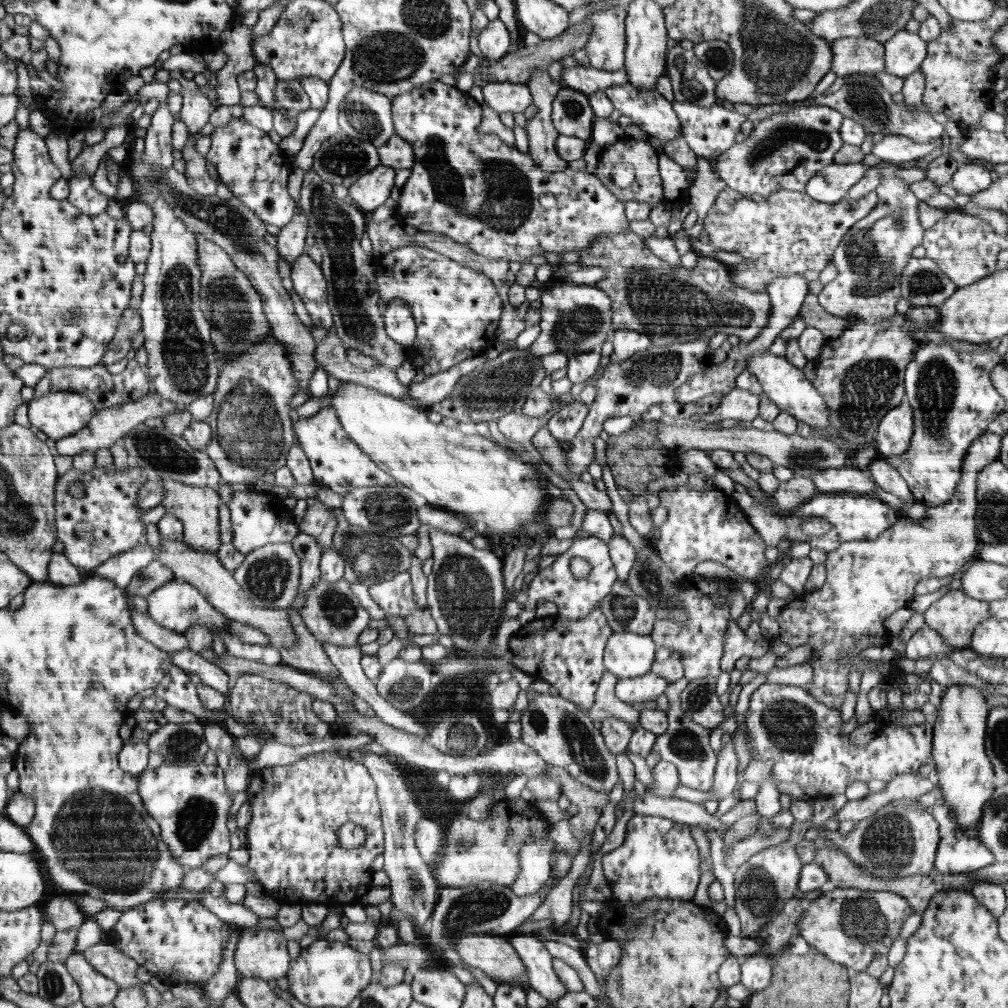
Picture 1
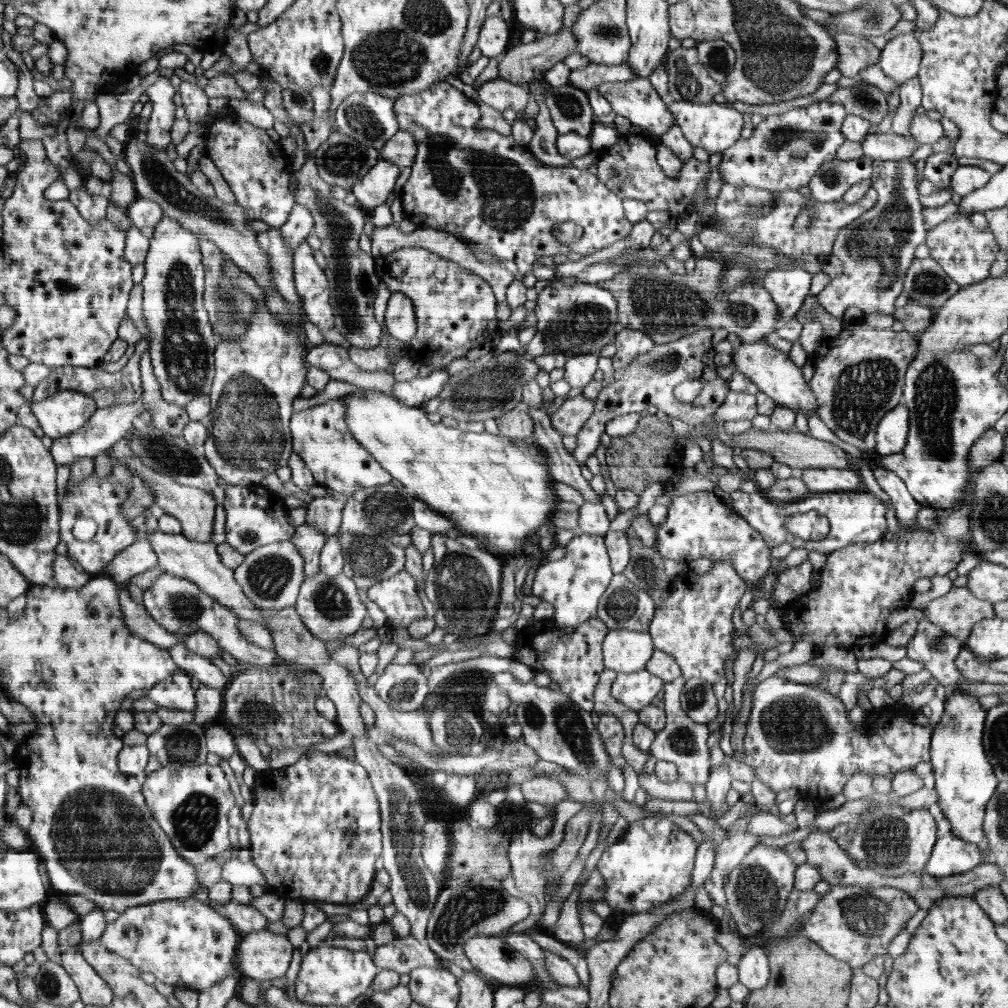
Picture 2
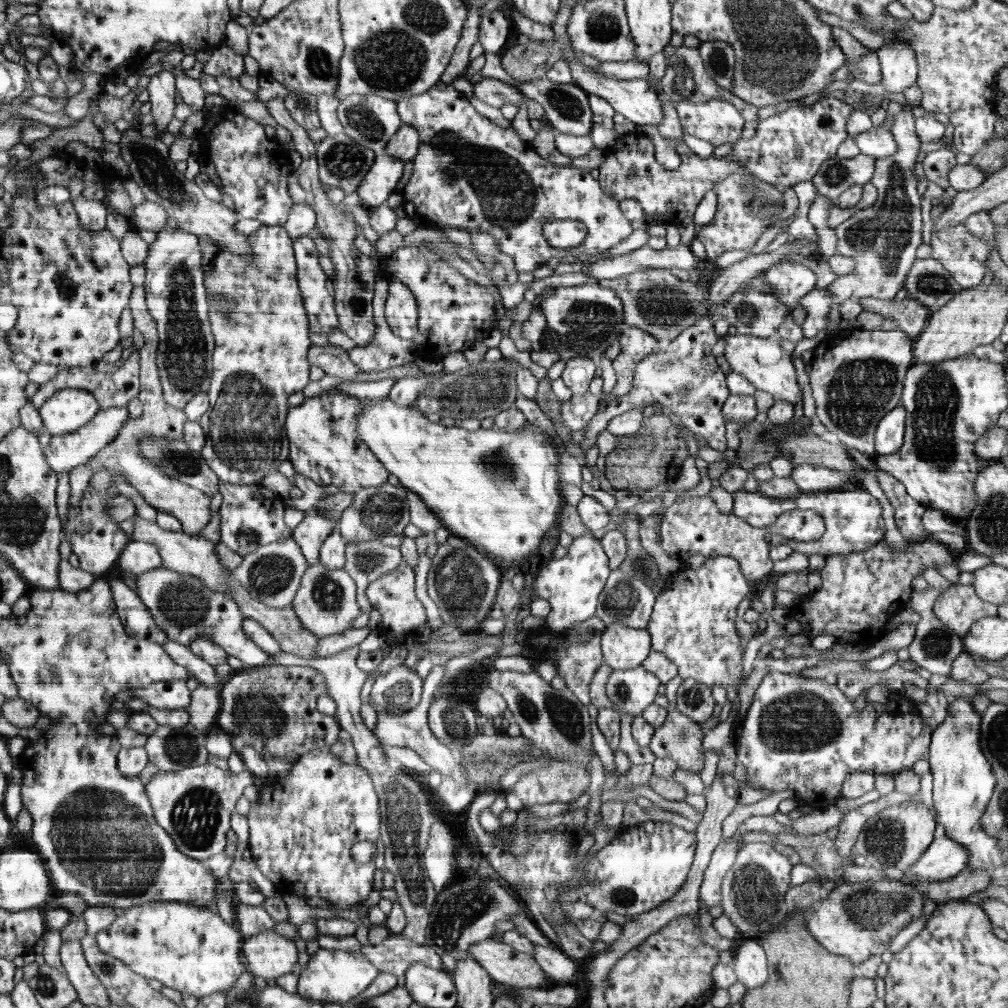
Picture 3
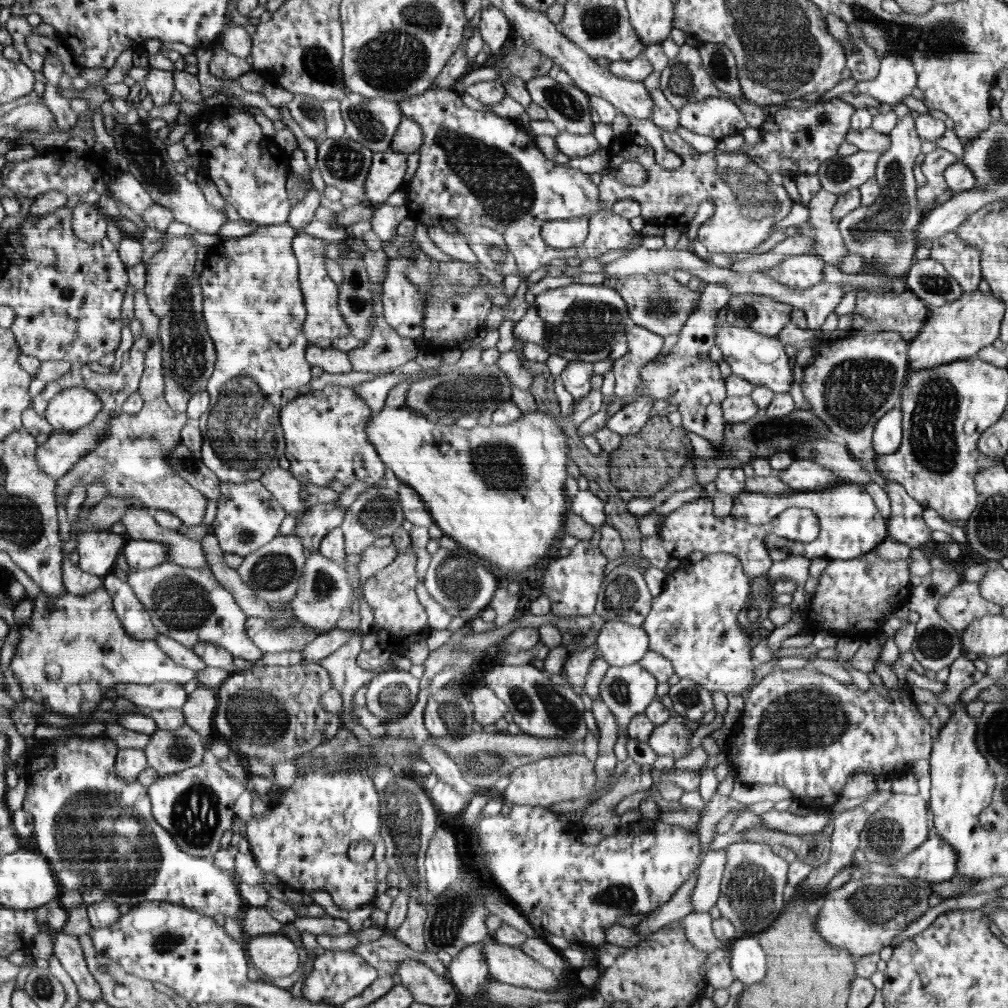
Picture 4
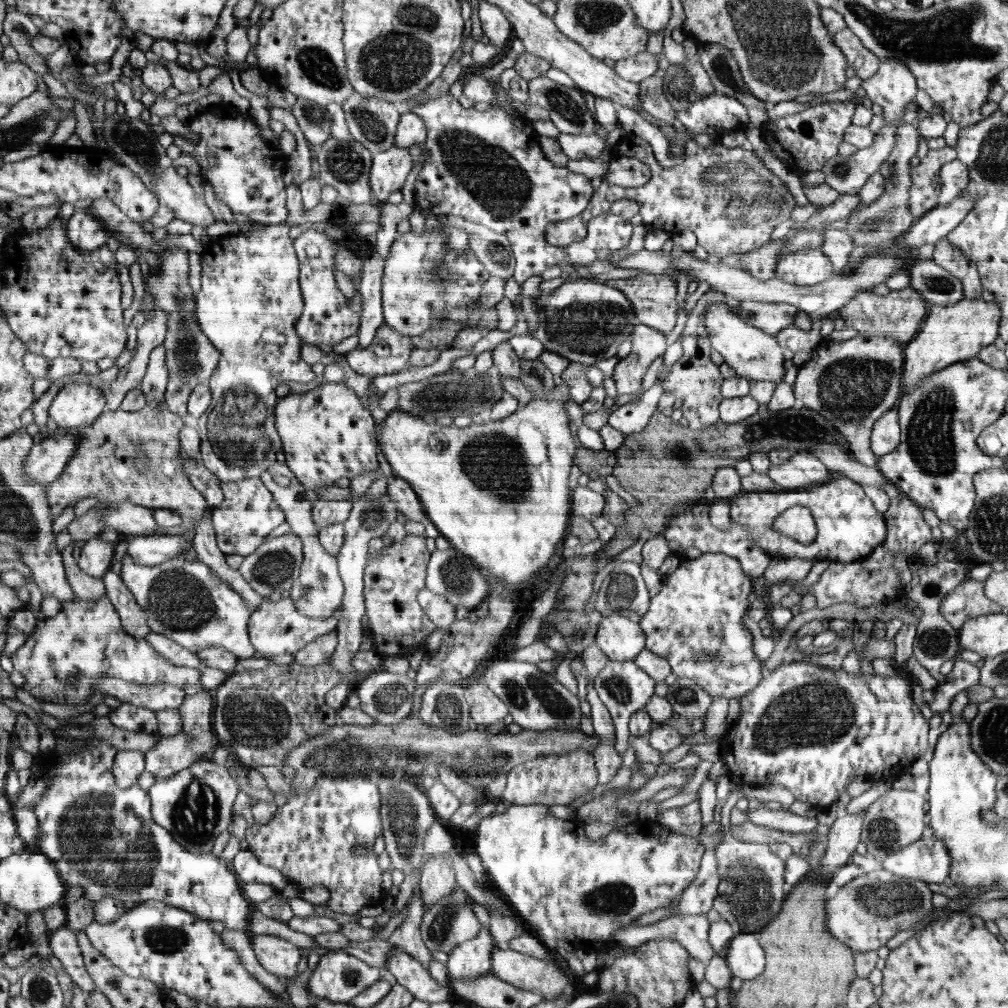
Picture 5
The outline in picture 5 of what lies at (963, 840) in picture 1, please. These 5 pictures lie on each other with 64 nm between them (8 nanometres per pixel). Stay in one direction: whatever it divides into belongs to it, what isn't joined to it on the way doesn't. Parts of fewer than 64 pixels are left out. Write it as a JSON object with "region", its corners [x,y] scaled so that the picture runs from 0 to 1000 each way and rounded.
{"region":[[[919,819],[909,835],[877,850],[879,863],[923,877],[940,875],[942,858],[943,851],[938,837],[926,827],[923,819]]]}

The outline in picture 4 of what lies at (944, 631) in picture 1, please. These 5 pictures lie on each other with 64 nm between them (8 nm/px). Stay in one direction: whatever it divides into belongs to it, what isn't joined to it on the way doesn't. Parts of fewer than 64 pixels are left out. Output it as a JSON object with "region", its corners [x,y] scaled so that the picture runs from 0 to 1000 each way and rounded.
{"region":[[[956,575],[936,591],[930,601],[933,611],[952,629],[964,615],[976,610],[992,610],[994,604],[973,590],[970,578]]]}

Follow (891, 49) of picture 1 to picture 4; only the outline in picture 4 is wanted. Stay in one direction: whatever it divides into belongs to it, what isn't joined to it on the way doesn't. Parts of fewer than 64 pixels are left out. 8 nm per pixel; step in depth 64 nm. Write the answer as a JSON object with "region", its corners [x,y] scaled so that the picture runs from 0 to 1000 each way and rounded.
{"region":[[[893,50],[875,55],[873,69],[867,79],[849,81],[853,92],[869,98],[878,108],[895,102],[909,85],[907,63]]]}

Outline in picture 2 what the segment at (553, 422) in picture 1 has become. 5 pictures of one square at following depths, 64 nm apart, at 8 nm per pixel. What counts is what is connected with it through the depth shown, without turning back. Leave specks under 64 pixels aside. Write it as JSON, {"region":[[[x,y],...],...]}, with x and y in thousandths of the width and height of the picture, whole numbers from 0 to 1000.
{"region":[[[578,391],[562,396],[546,413],[548,423],[558,432],[572,433],[579,420],[589,409],[590,397]]]}

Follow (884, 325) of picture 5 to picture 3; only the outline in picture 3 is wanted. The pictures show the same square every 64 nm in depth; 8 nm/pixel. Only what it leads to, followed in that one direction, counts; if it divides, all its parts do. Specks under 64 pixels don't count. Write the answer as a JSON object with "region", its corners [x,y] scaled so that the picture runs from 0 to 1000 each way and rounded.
{"region":[[[902,294],[893,300],[857,296],[854,303],[859,310],[869,310],[877,316],[885,315],[889,319],[889,323],[906,337],[918,326],[925,311],[923,306],[917,305]]]}

